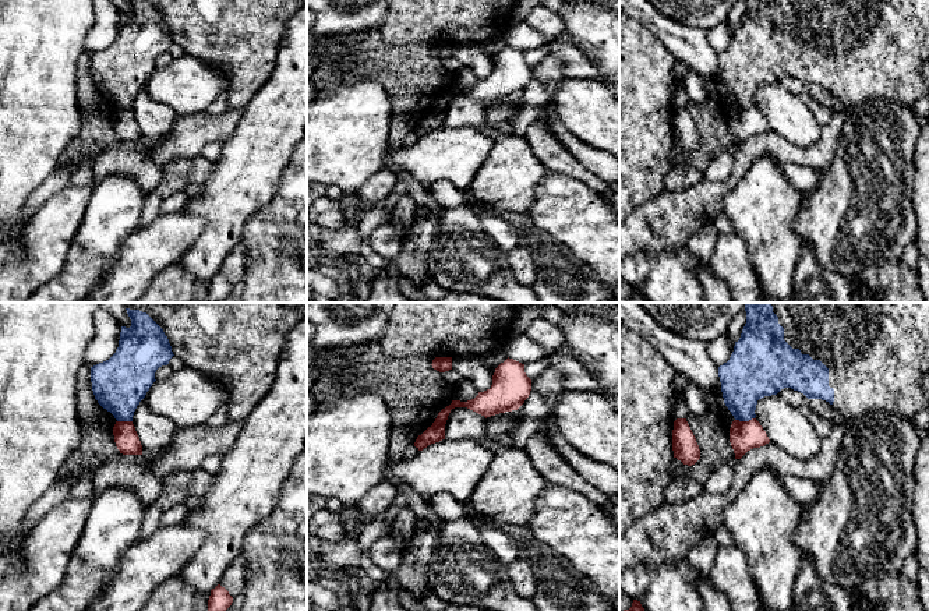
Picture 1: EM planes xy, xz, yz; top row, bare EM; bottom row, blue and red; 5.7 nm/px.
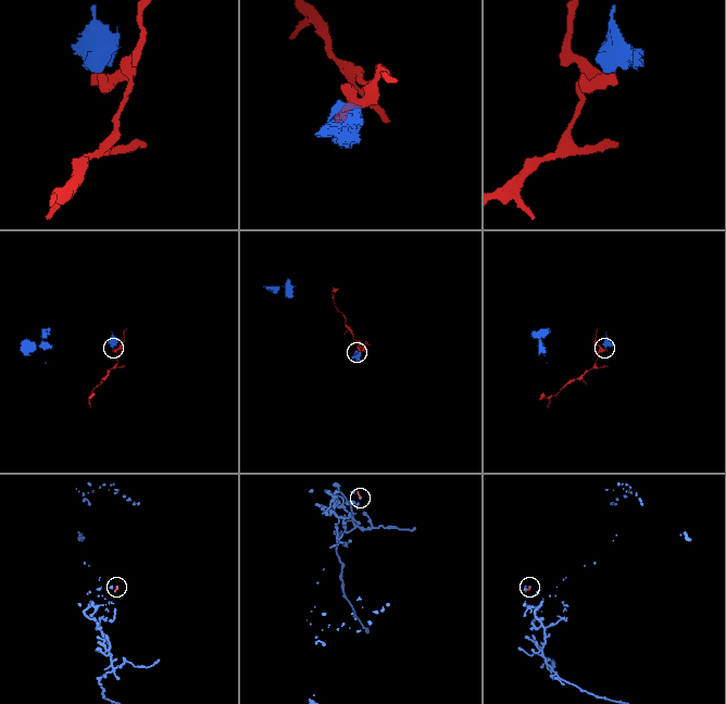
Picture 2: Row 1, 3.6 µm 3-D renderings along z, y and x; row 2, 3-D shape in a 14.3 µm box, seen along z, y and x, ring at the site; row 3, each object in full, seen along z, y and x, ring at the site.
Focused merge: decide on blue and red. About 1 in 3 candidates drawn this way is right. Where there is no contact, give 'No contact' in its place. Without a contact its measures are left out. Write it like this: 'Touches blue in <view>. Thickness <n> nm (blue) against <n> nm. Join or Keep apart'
Touches blue in yz. Thickness 300 nm (blue) against 180 nm. Keep apart

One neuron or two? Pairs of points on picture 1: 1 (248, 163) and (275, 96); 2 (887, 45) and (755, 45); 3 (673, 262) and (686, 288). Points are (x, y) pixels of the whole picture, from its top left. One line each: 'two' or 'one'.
1: one
2: one
3: one

